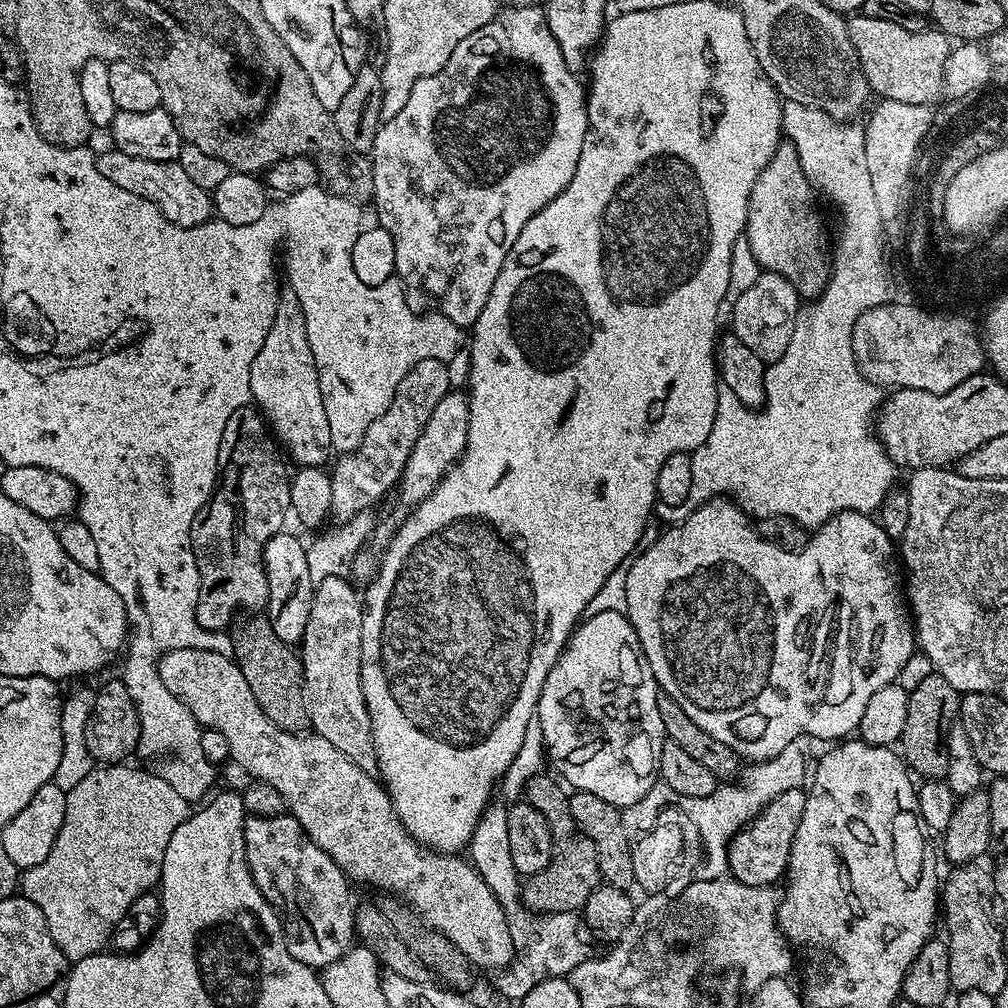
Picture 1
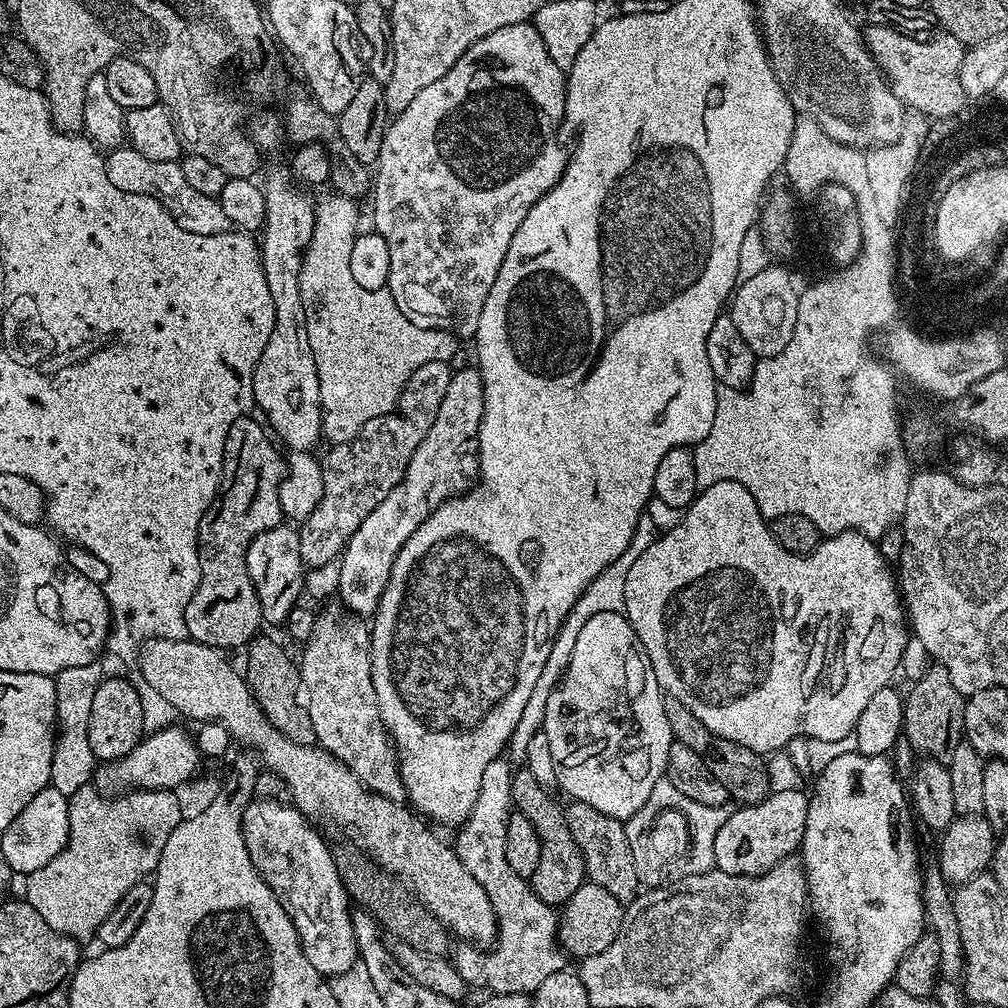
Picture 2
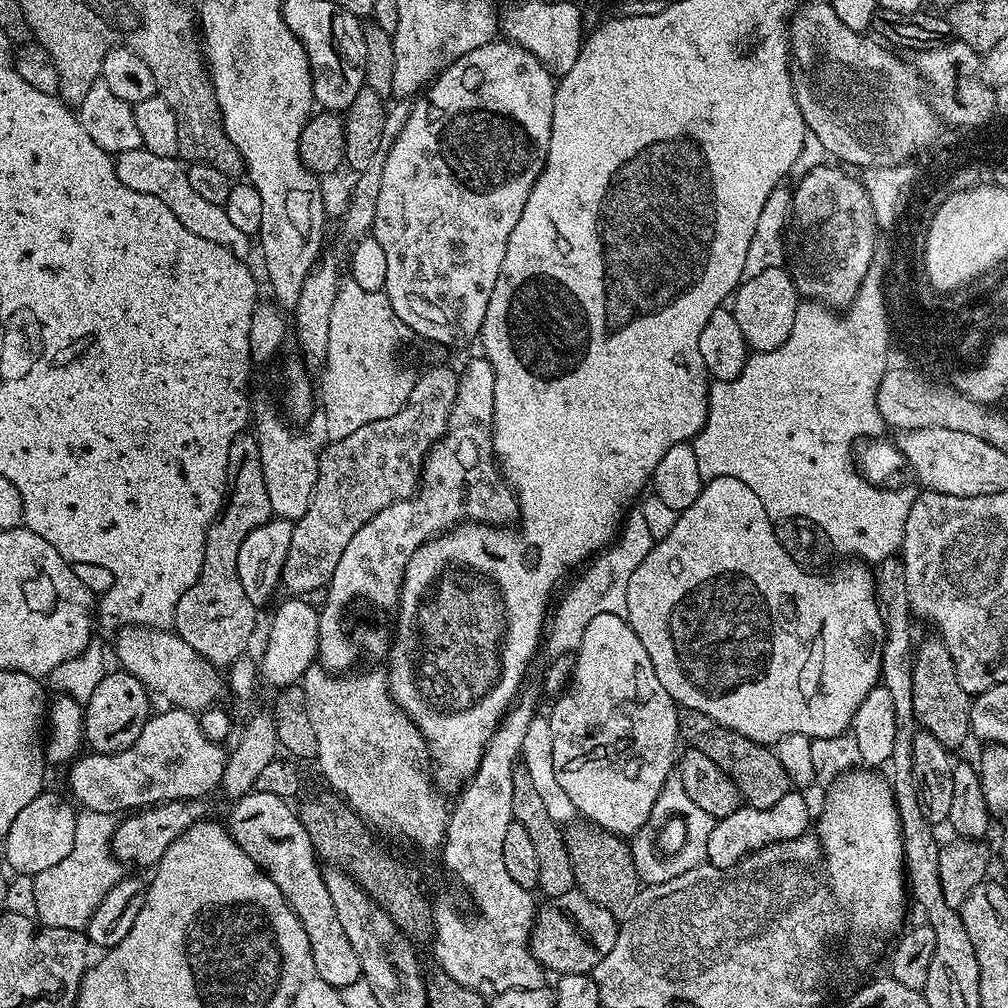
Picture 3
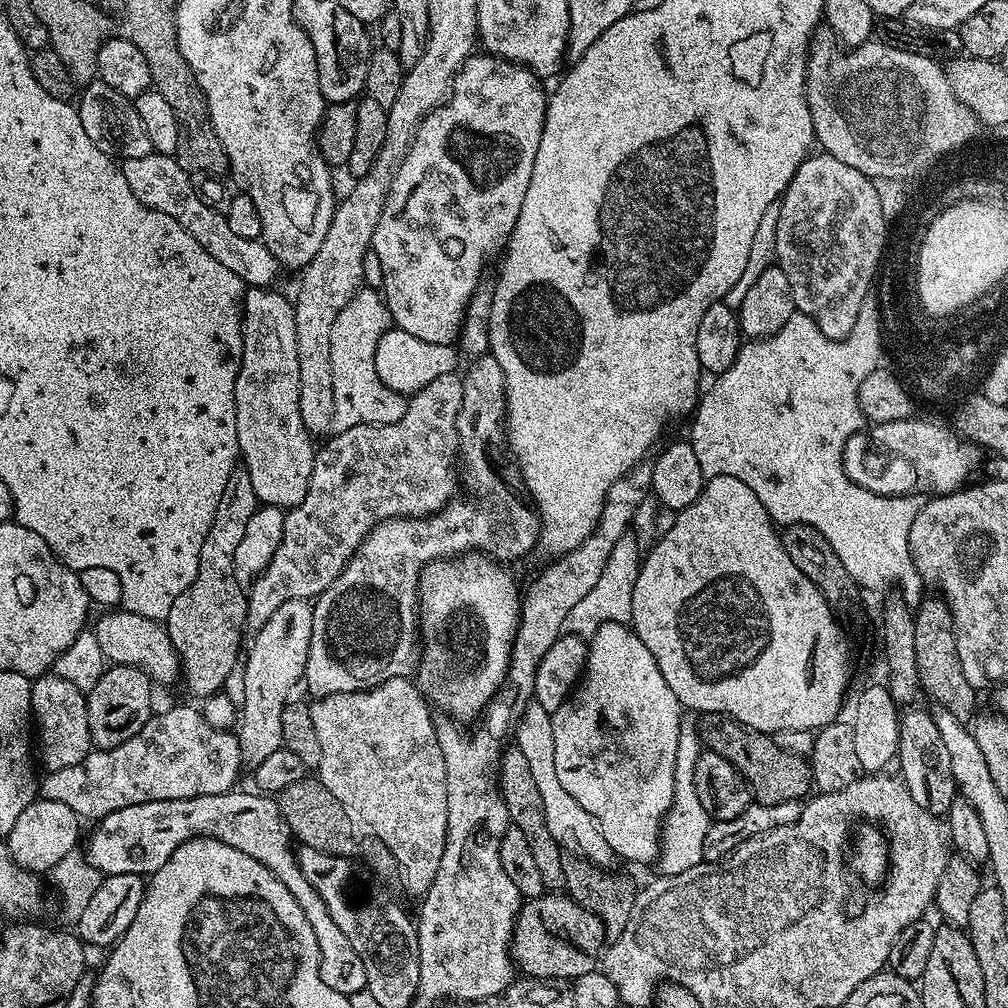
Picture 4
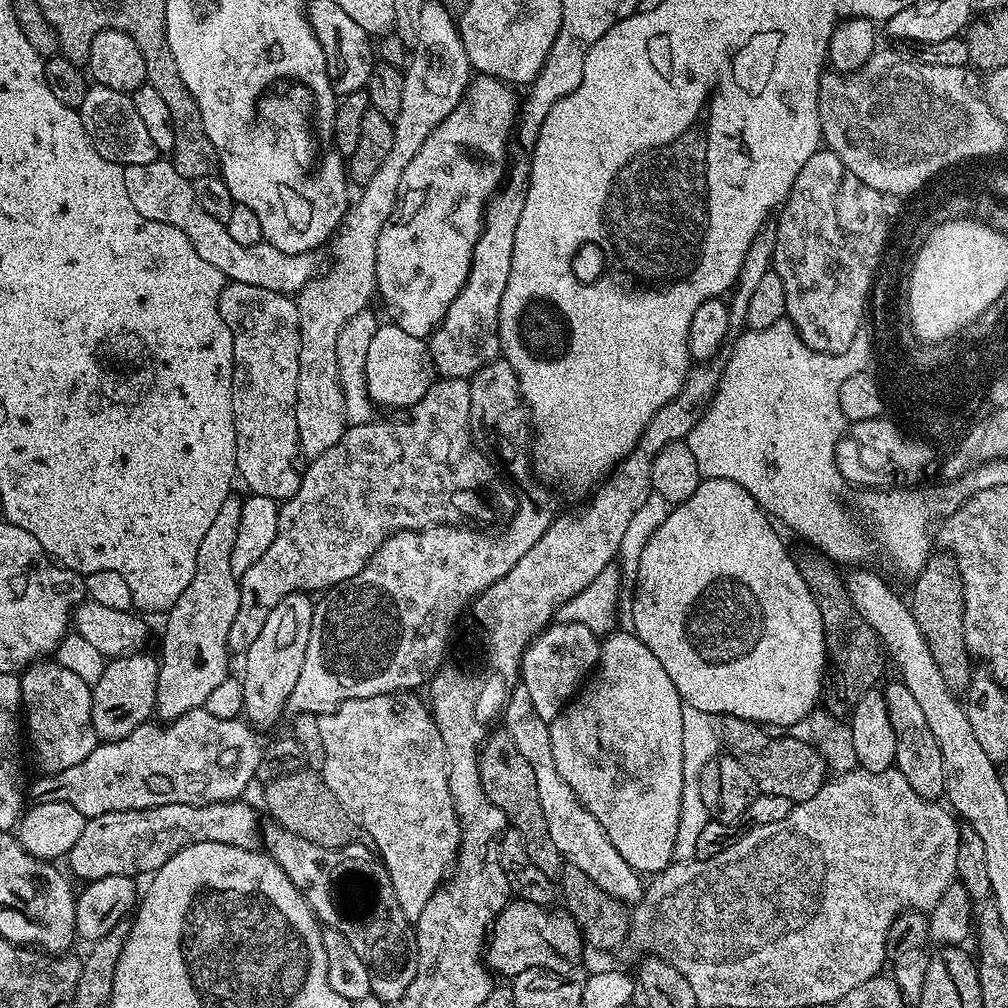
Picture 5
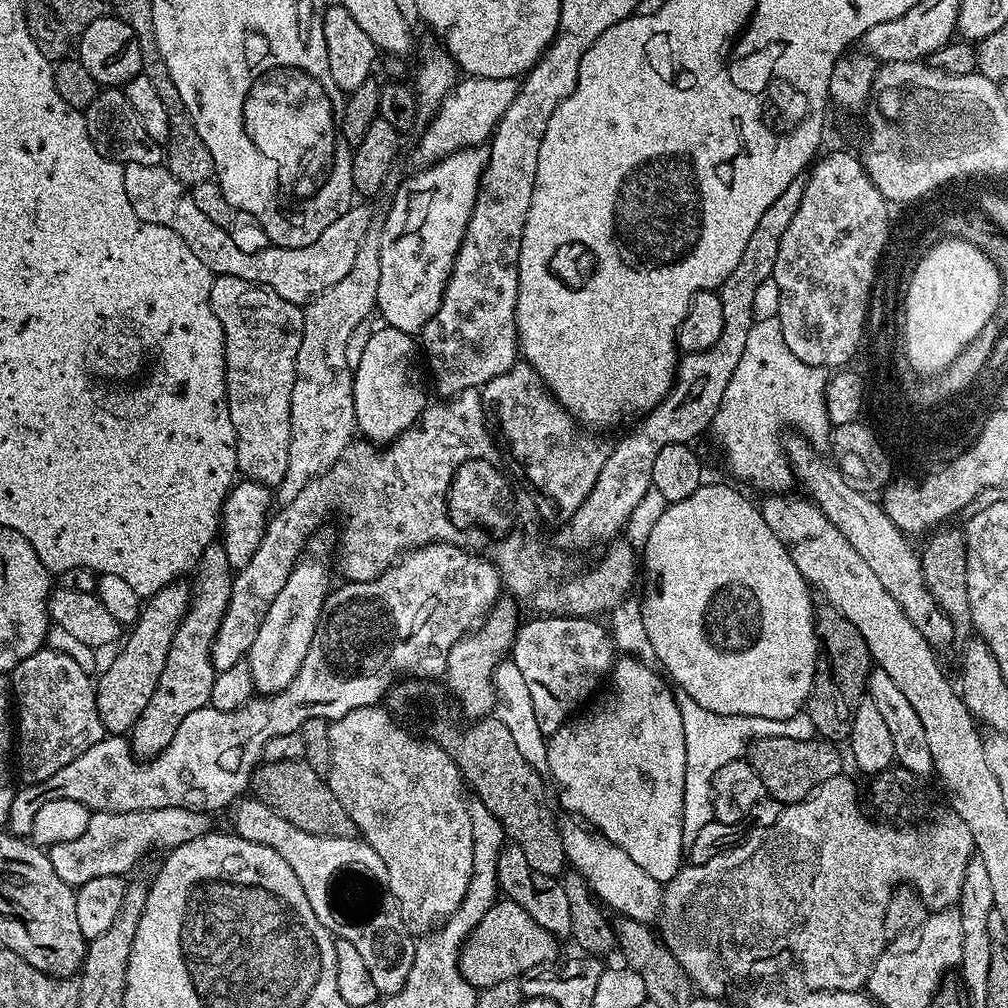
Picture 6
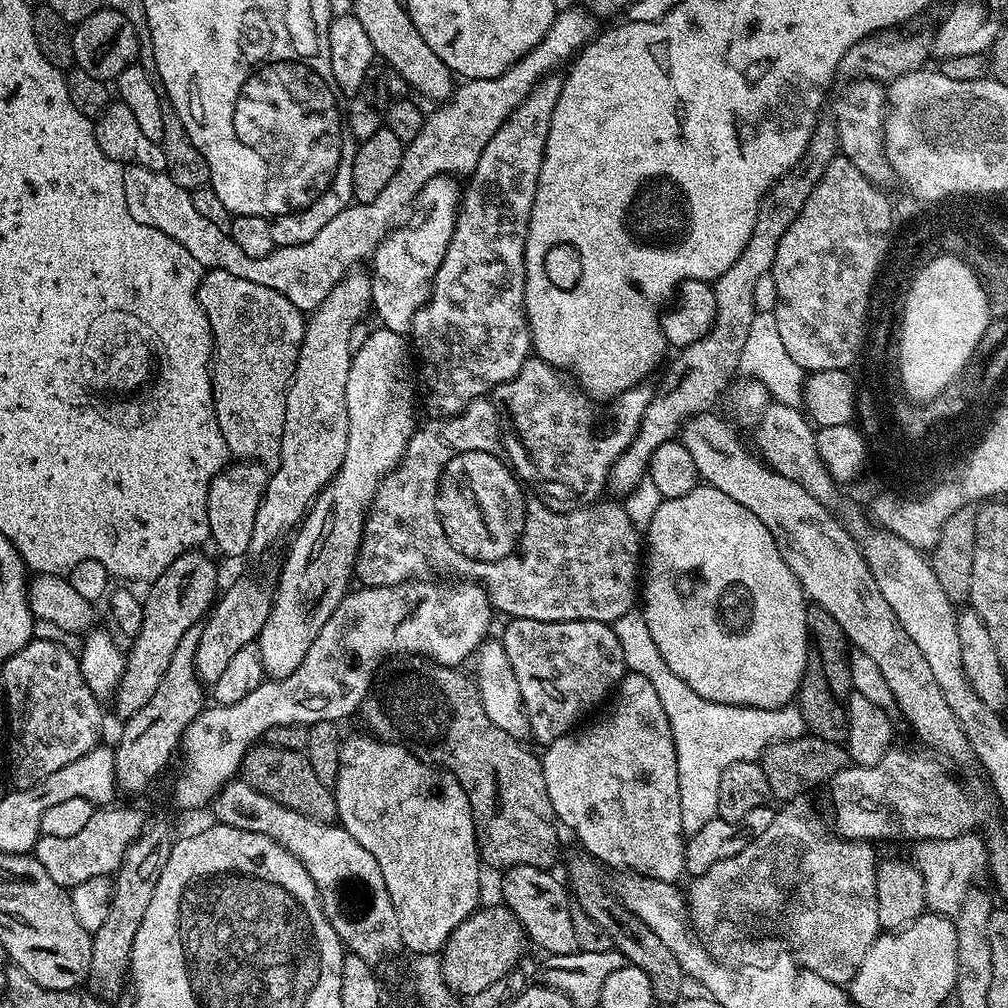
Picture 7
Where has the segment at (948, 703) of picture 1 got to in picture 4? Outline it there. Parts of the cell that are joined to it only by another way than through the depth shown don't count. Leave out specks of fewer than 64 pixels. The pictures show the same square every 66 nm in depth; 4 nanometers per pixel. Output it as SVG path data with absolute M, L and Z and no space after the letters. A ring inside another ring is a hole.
M942 598L935 599L921 599L914 608L914 650L920 667L920 686L925 697L928 695L934 703L940 704L936 706L954 714L954 718L961 722L968 722L977 711L978 692L970 686L970 682L966 682L966 674L962 674L962 662L958 662L956 627L948 603Z

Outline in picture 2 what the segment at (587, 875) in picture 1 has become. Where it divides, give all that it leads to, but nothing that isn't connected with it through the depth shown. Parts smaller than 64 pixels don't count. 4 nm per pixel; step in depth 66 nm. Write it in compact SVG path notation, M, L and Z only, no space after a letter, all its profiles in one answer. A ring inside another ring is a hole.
M520 766L512 773L512 802L515 811L521 812L530 822L534 822L534 830L538 830L538 838L542 846L542 858L538 858L538 870L530 878L534 894L542 902L553 906L563 906L583 884L586 883L584 871L584 855L574 842L574 834L570 834L568 813L551 796L547 787L541 786L538 778L530 774L527 766Z

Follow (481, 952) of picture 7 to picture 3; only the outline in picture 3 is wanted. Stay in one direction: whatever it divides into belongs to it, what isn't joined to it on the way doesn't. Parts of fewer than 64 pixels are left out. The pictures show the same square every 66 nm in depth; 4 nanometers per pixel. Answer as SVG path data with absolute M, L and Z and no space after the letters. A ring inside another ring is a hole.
M578 890L567 892L544 903L548 904L541 903L539 905L536 920L532 923L532 939L530 941L532 957L549 973L591 973L592 968L598 966L598 962L602 962L602 958L606 958L606 954L610 954L610 949L614 946L618 927L617 917L611 916L598 902L594 902Z

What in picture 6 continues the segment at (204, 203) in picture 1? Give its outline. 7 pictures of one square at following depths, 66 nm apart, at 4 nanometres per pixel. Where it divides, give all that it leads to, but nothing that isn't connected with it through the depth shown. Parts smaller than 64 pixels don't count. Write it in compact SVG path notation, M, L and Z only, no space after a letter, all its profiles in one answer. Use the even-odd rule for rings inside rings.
M124 165L124 185L126 198L130 198L130 206L134 206L134 214L145 224L158 228L169 228L194 250L194 254L216 276L233 276L246 278L246 282L261 284L264 288L274 290L278 298L286 298L286 302L301 306L313 300L322 290L334 286L334 282L342 282L354 264L354 254L364 241L373 223L372 212L368 208L353 206L346 214L342 214L310 246L301 248L278 248L269 246L258 250L258 254L246 254L238 250L230 238L227 228L218 226L194 206L191 191L167 167L161 165L140 166Z

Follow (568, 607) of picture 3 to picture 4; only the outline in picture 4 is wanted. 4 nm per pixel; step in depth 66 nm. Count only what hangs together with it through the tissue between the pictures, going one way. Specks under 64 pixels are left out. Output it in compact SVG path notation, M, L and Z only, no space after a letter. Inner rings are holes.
M626 534L619 539L589 593L581 598L573 609L567 611L566 617L562 620L562 633L586 638L595 633L598 626L606 622L628 624L632 618L632 590L637 574L640 572L641 559L642 550L639 541L633 535Z

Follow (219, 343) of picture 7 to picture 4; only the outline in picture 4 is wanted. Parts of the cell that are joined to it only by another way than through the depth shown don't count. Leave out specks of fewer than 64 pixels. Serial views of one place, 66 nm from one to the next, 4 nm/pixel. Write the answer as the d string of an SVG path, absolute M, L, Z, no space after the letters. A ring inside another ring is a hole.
M249 287L244 293L242 301L242 319L240 325L244 333L242 334L242 362L238 370L238 378L234 386L234 402L236 403L236 437L238 438L238 452L242 457L242 466L248 472L250 486L254 490L257 501L261 505L269 504L281 510L287 510L298 506L302 498L306 498L306 490L310 486L310 474L314 470L314 458L316 457L316 448L312 440L313 433L302 422L302 410L300 409L300 375L298 374L298 342L296 341L296 323L294 314L296 313L293 301L288 300L280 292L272 292L271 287L254 288Z

